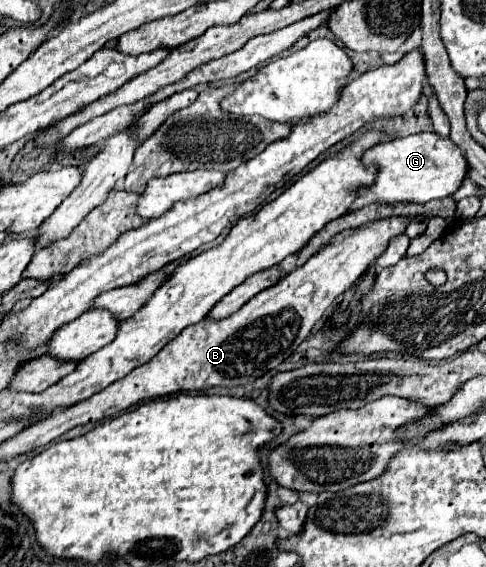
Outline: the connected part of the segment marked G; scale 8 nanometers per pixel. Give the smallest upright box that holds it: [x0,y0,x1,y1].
[359,133,469,203]

